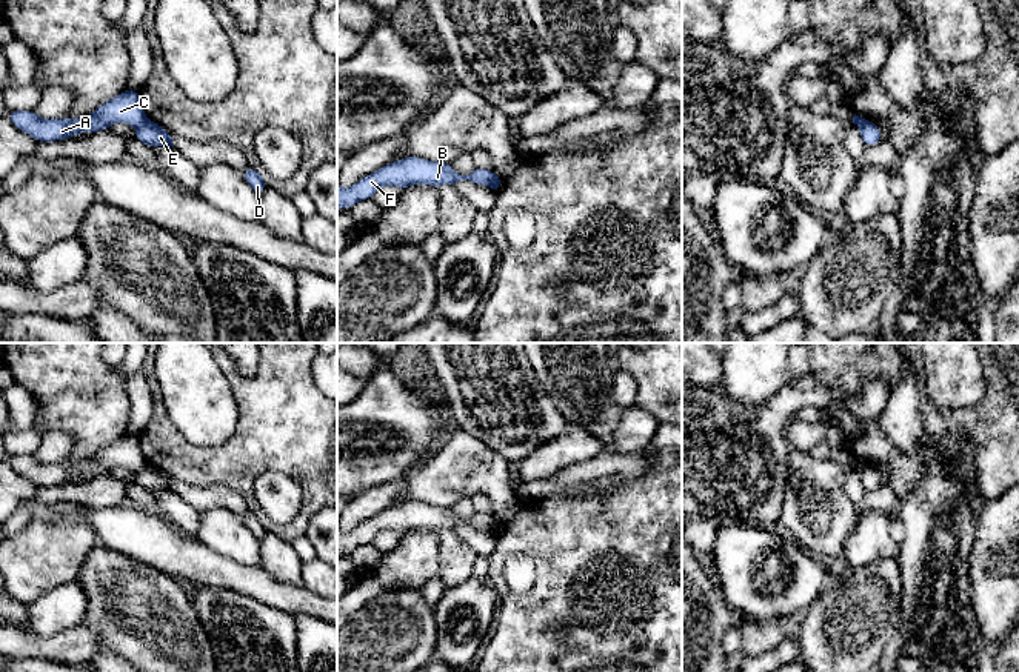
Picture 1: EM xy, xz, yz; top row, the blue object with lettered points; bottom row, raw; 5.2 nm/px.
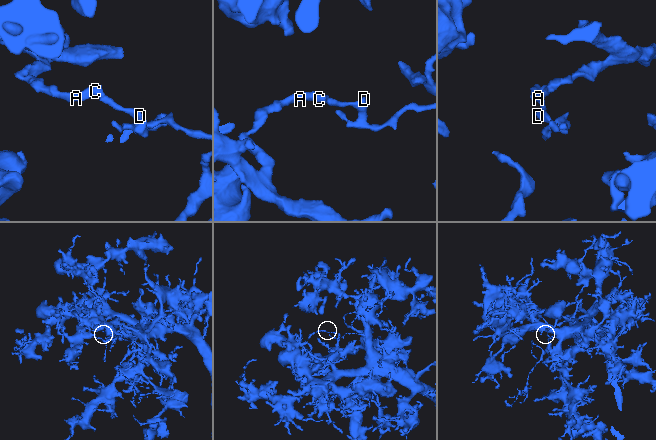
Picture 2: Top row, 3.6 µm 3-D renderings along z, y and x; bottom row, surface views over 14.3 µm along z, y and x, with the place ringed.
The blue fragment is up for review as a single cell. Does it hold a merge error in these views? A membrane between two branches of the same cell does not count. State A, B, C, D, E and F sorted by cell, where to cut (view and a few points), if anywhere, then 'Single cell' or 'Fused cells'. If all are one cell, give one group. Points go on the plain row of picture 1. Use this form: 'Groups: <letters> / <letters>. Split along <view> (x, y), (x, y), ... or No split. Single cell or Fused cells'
Groups: A B C F / D E. Split along xy (148, 465), (139, 472). Fused cells

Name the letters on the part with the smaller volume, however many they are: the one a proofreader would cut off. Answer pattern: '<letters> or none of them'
D, E

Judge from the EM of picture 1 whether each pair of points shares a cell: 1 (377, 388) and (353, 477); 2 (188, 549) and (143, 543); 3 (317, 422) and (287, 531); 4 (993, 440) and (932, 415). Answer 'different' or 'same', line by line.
1: same
2: same
3: same
4: same

